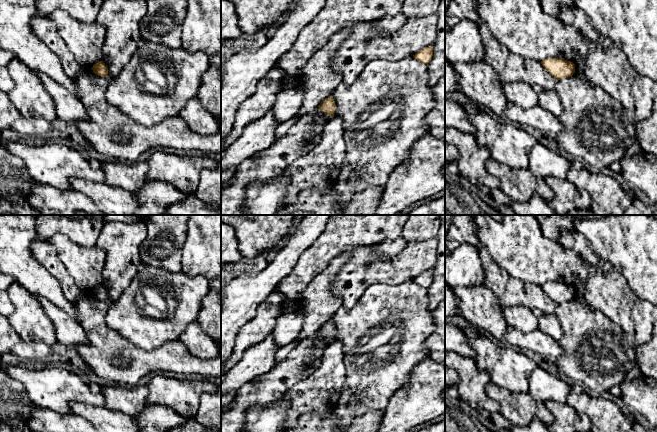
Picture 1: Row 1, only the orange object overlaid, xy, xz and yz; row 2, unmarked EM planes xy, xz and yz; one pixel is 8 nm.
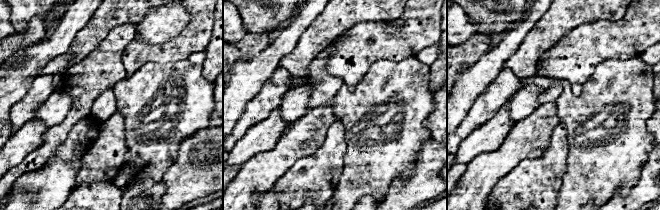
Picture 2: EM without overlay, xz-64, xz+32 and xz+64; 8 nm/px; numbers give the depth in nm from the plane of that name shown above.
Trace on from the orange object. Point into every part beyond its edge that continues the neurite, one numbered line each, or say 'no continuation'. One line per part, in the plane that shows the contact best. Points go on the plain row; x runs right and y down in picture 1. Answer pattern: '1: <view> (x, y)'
no continuation

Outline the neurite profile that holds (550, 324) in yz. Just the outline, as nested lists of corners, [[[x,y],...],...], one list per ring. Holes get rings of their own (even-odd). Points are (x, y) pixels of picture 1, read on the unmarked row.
[[[542,313],[538,317],[538,329],[558,342],[564,335],[561,321],[555,313]]]

